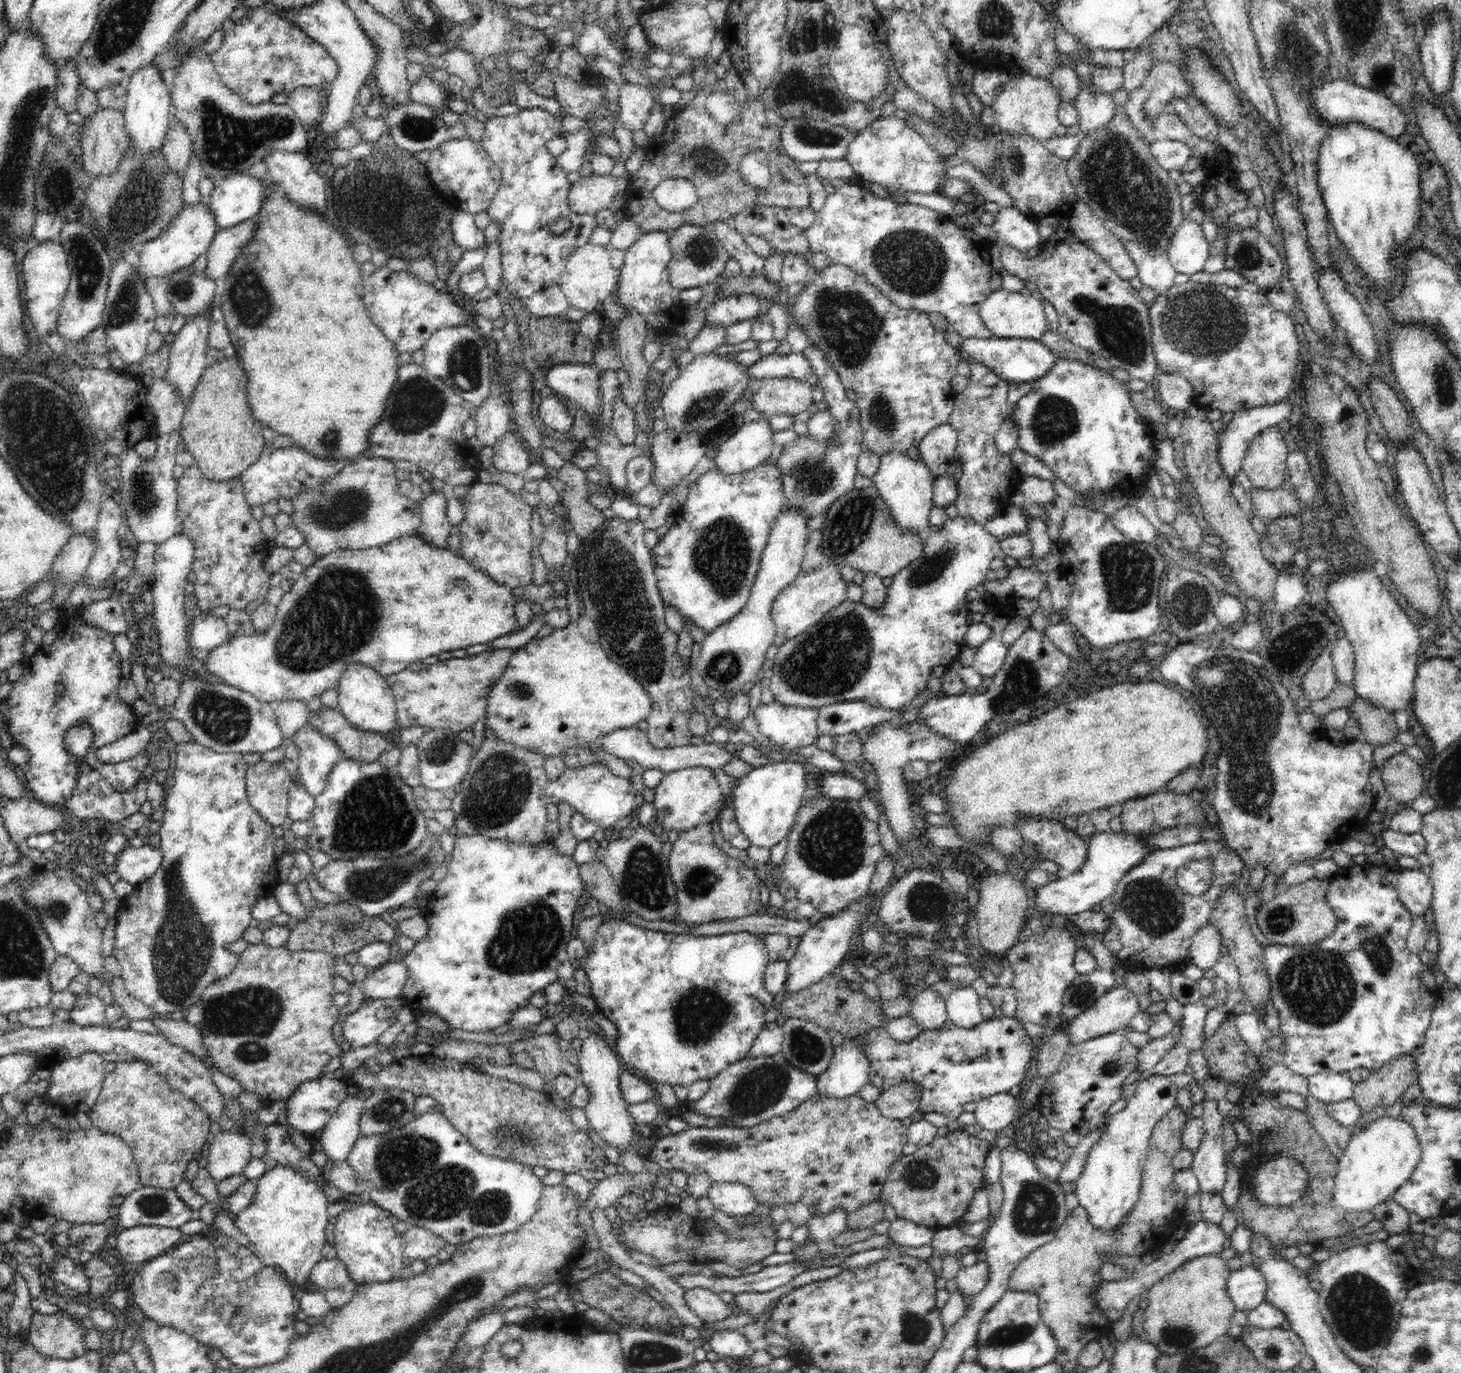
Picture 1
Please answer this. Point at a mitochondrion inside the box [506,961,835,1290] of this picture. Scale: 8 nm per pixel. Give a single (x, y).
(699, 1016)

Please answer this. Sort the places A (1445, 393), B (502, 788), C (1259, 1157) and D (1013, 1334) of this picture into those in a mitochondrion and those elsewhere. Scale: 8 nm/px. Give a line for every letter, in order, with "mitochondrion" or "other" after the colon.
A: mitochondrion
B: mitochondrion
C: other
D: mitochondrion

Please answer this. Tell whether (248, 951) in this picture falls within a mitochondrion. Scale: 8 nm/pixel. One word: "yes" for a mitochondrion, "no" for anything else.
no

